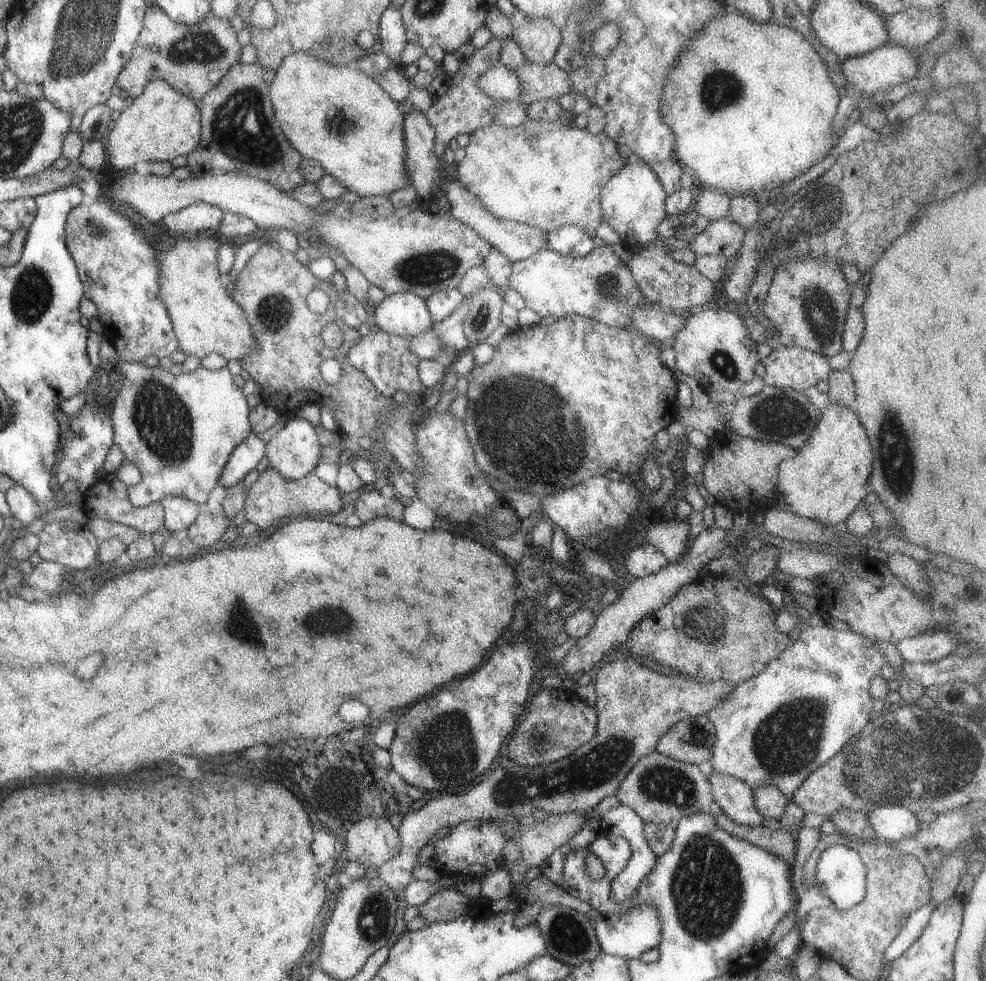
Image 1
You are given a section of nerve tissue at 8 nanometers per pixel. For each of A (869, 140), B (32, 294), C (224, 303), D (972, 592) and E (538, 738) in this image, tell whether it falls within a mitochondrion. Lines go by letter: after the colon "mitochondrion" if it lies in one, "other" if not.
A: other
B: mitochondrion
C: other
D: other
E: mitochondrion

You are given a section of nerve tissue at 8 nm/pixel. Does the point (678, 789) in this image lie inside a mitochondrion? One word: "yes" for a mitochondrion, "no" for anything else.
yes

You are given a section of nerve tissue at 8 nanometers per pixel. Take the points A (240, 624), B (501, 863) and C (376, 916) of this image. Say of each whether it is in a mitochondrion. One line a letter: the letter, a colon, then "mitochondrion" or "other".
A: mitochondrion
B: other
C: mitochondrion

